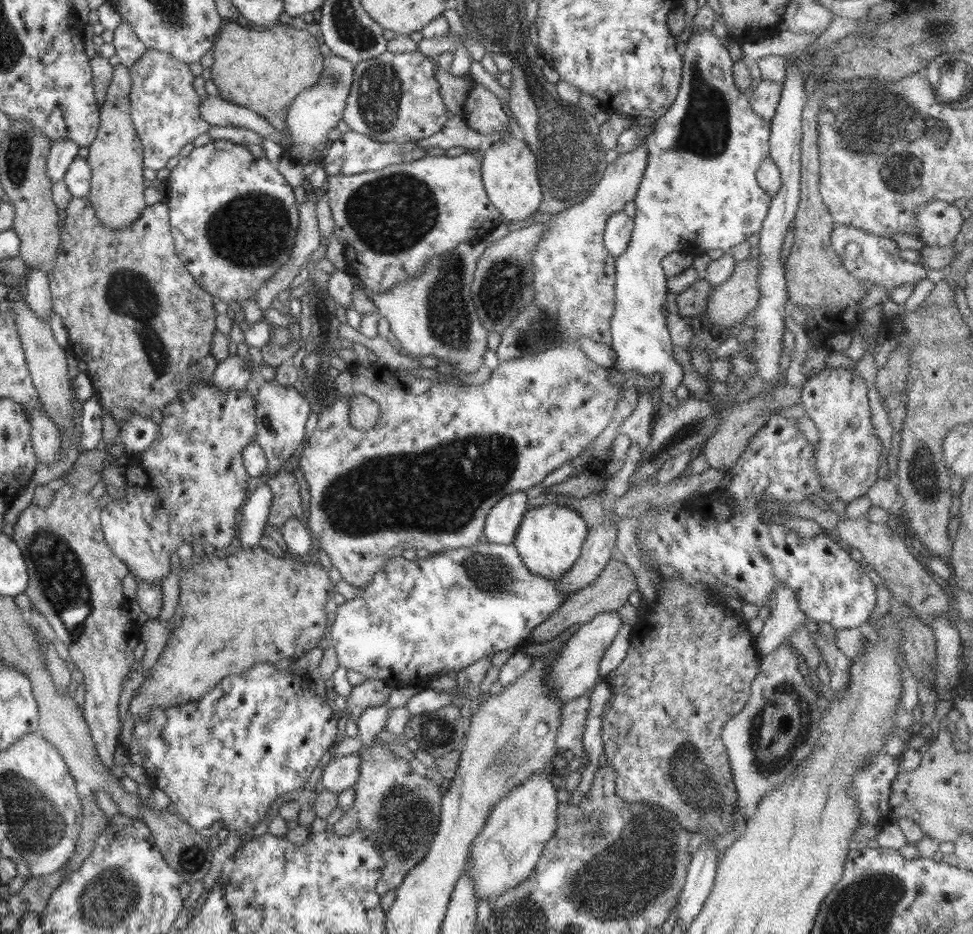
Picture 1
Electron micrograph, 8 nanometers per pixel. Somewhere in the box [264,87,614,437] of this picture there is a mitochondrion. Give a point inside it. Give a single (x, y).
(390, 214)

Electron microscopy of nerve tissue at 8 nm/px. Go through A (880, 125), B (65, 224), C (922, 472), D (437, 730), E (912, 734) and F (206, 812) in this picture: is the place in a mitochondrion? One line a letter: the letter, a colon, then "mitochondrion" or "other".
A: mitochondrion
B: other
C: mitochondrion
D: mitochondrion
E: other
F: other

